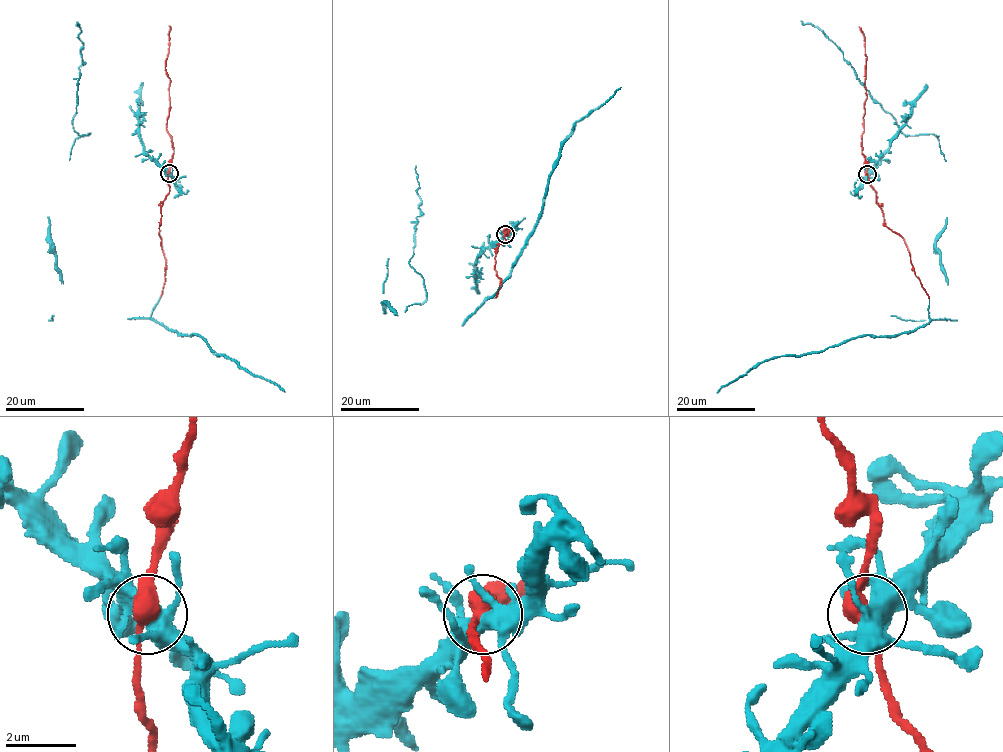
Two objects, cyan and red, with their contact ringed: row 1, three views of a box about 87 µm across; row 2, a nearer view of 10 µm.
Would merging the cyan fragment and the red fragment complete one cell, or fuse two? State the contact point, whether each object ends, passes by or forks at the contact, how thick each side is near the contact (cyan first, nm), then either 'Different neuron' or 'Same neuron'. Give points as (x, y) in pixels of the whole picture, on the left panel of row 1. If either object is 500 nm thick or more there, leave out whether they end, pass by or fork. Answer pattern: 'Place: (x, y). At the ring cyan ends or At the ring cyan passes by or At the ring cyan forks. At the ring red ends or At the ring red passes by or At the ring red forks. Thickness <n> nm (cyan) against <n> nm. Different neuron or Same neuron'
Place: (169, 173). At the ring cyan forks. At the ring red passes by. Thickness 440 nm (cyan) against 400 nm. Same neuron

